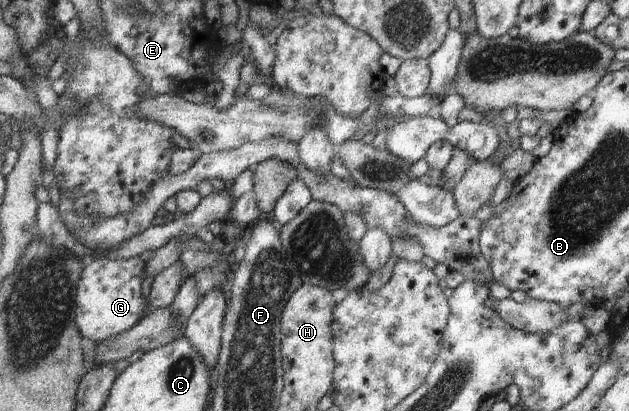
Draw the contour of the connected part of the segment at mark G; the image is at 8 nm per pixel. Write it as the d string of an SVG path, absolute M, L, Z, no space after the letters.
M100 258L86 263L77 282L75 310L75 321L82 337L99 343L132 328L142 318L142 313L148 305L141 289L144 270L140 277L138 274L130 274L130 271L136 272L136 270L140 270L140 266L138 264L133 266L133 261L114 262L112 259Z

